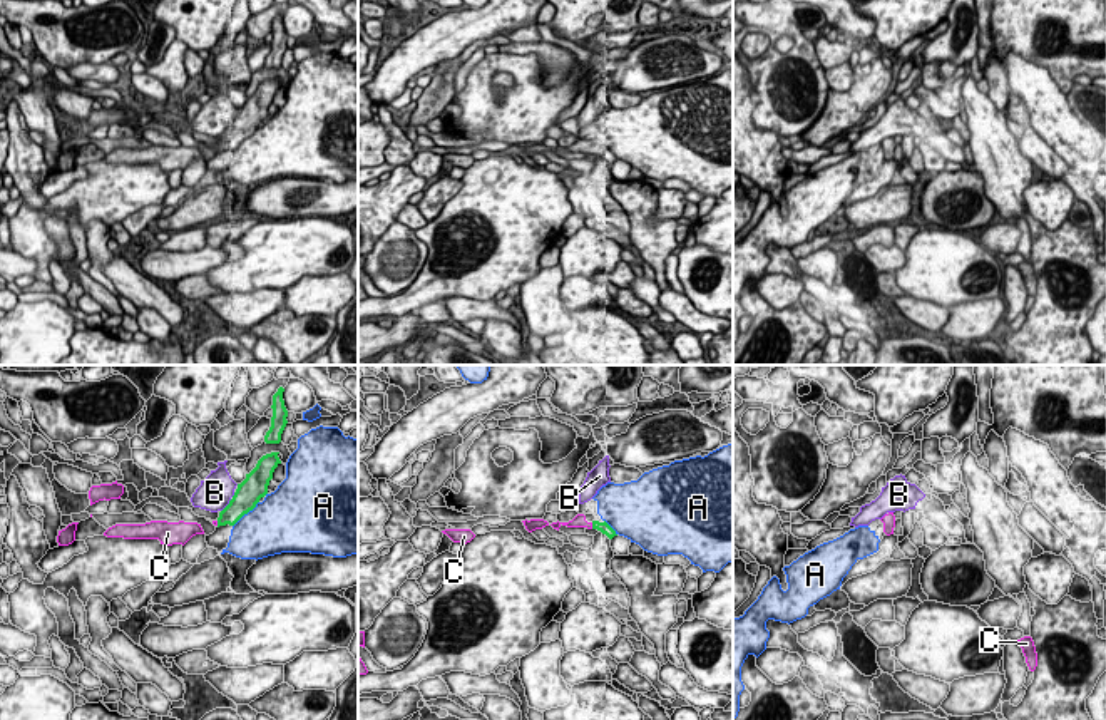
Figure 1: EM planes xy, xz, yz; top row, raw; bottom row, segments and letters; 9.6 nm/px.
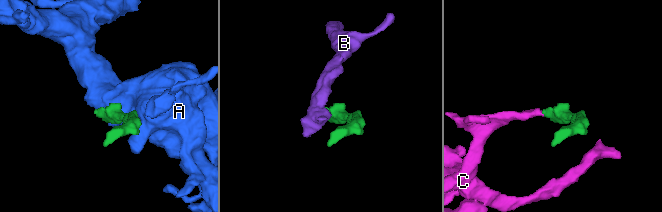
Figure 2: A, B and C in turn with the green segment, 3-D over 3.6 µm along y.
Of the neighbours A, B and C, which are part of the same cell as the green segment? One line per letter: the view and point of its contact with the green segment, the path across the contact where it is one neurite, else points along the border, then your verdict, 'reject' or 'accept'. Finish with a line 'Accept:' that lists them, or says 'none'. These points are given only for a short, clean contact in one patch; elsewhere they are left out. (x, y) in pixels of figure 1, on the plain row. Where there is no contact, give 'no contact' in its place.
A: xy (246, 138) | reject
B: xy (226, 131) | reject
C: xz (593, 151) | across xz (604, 153), (593, 151), (579, 146) | accept
Accept: C

